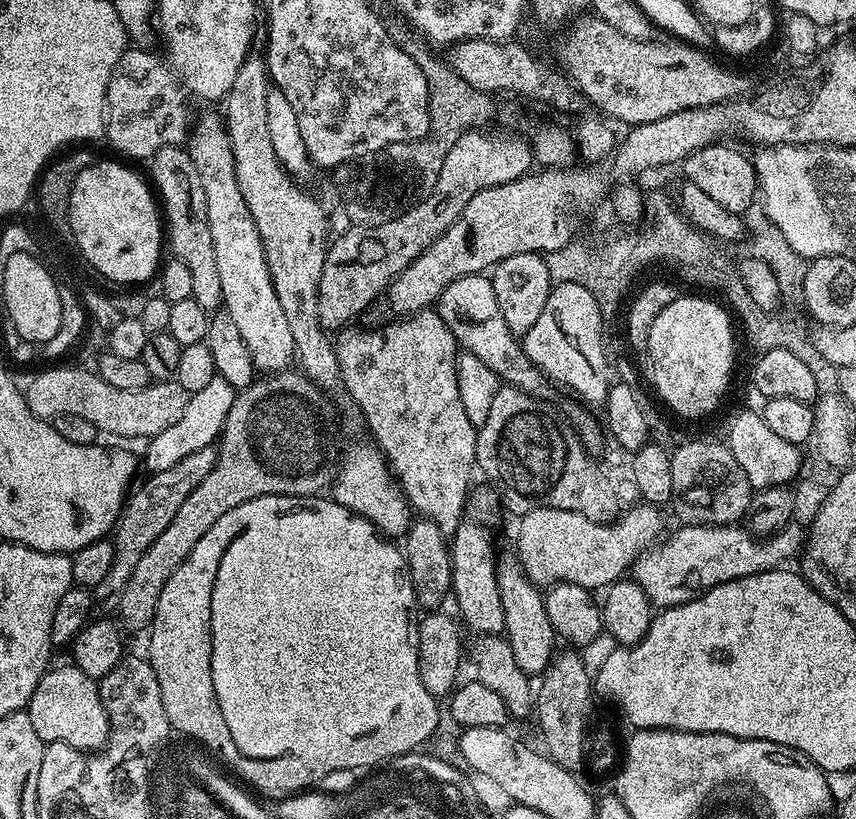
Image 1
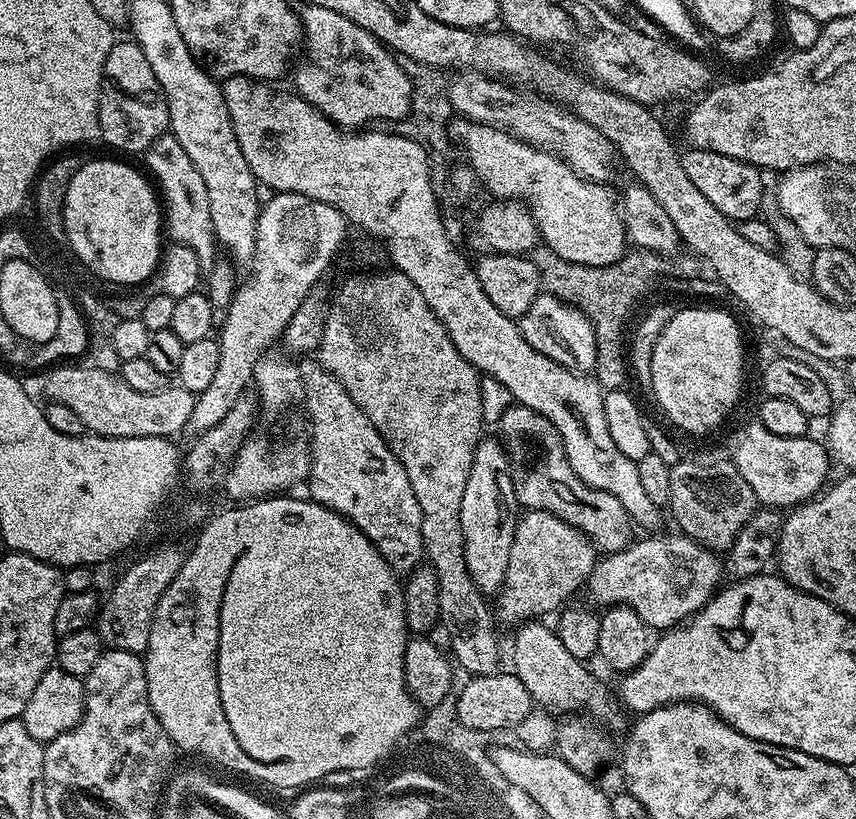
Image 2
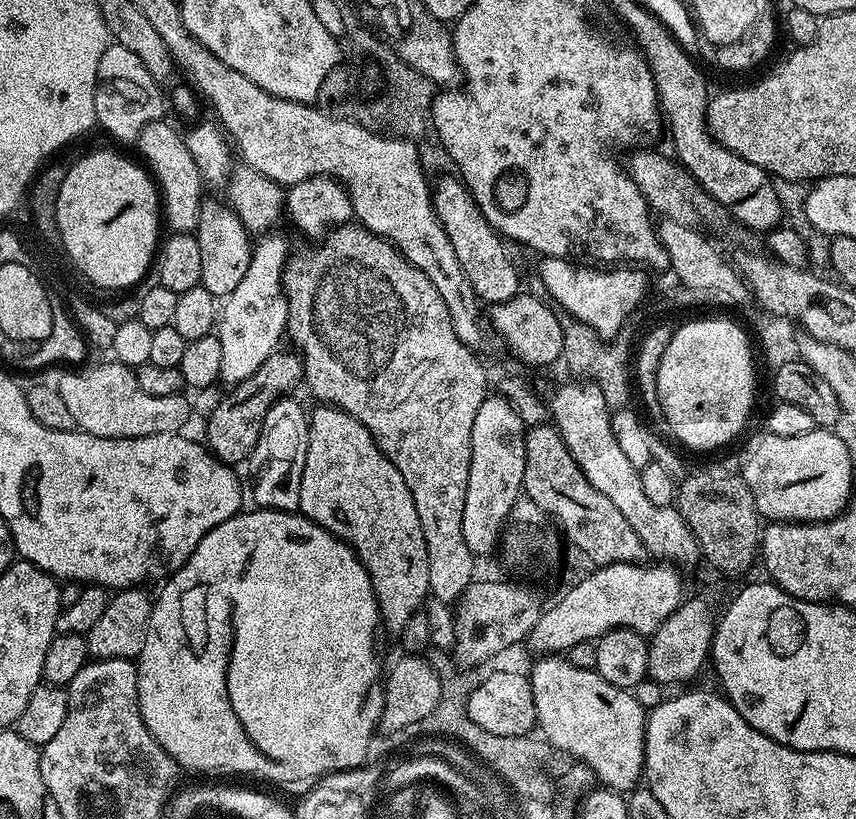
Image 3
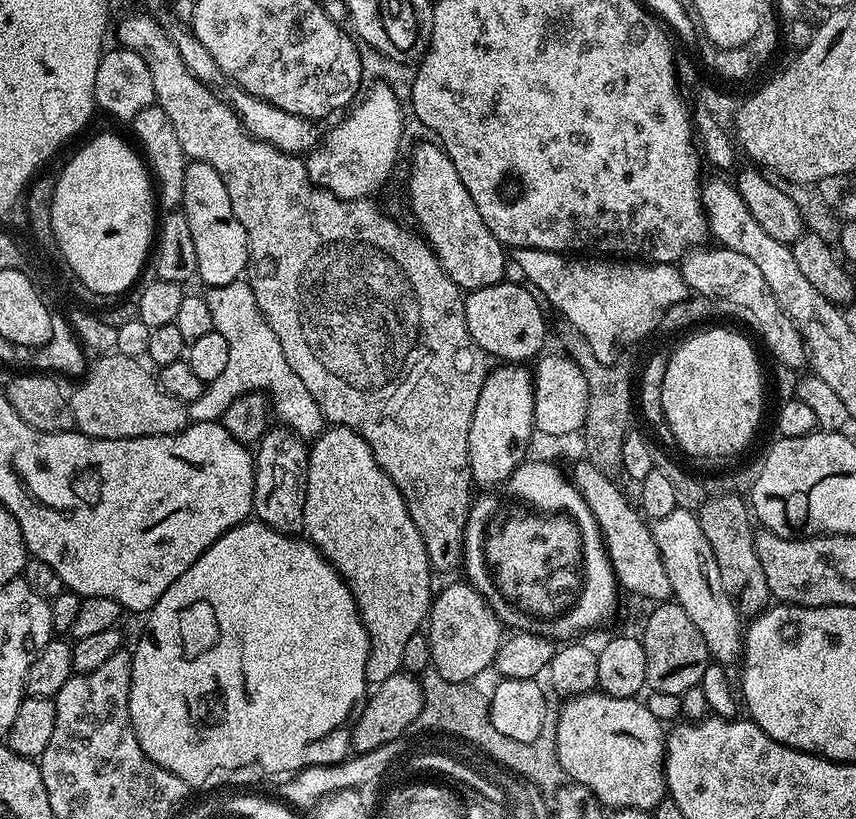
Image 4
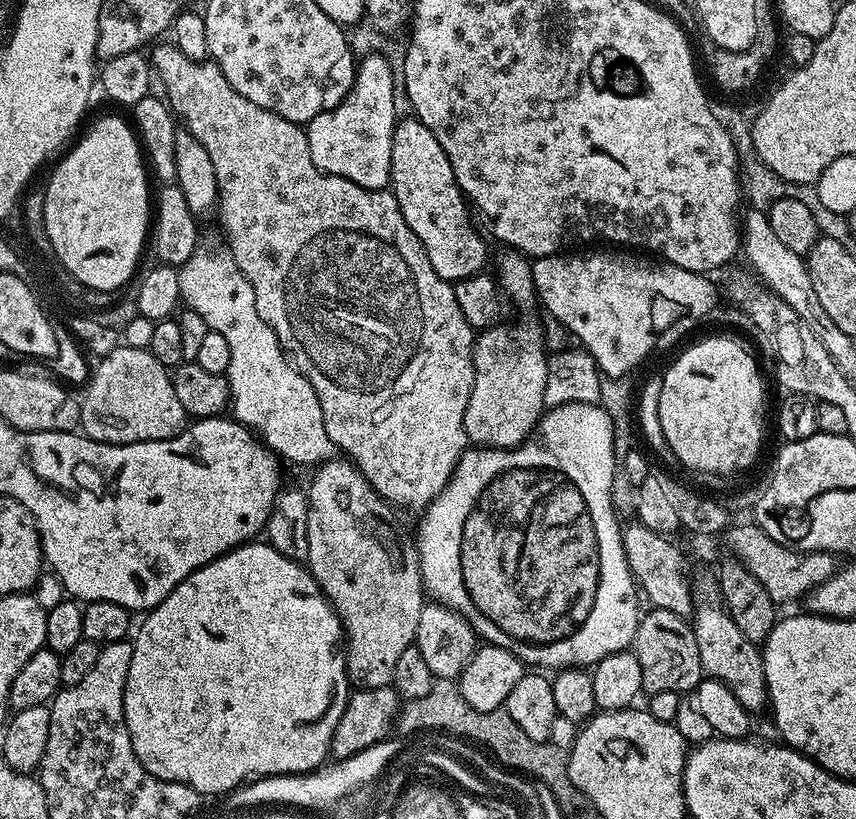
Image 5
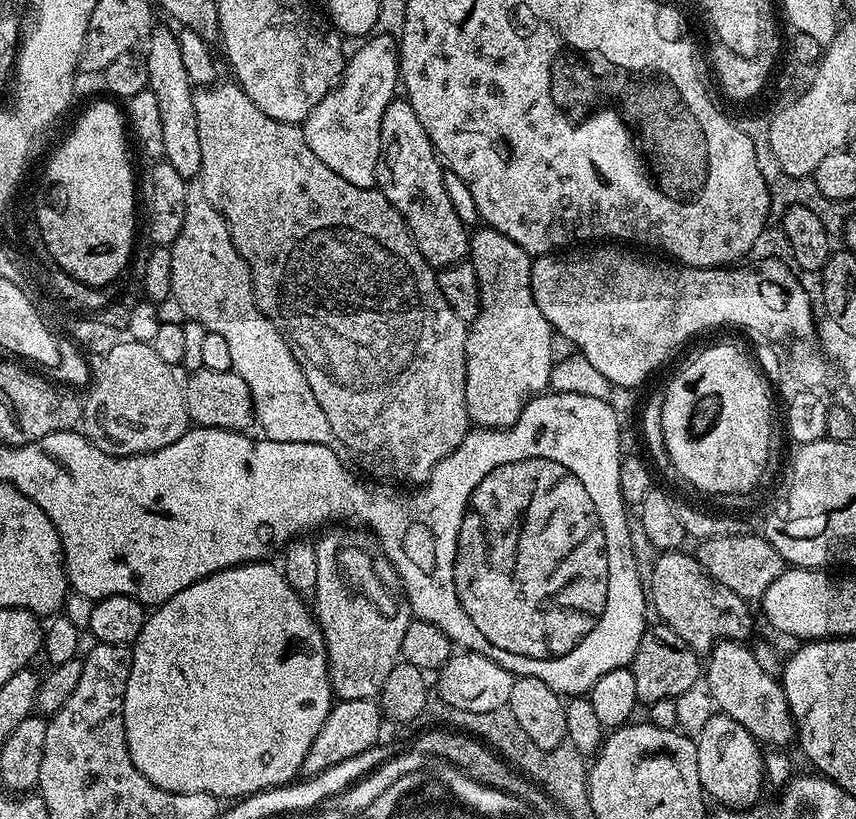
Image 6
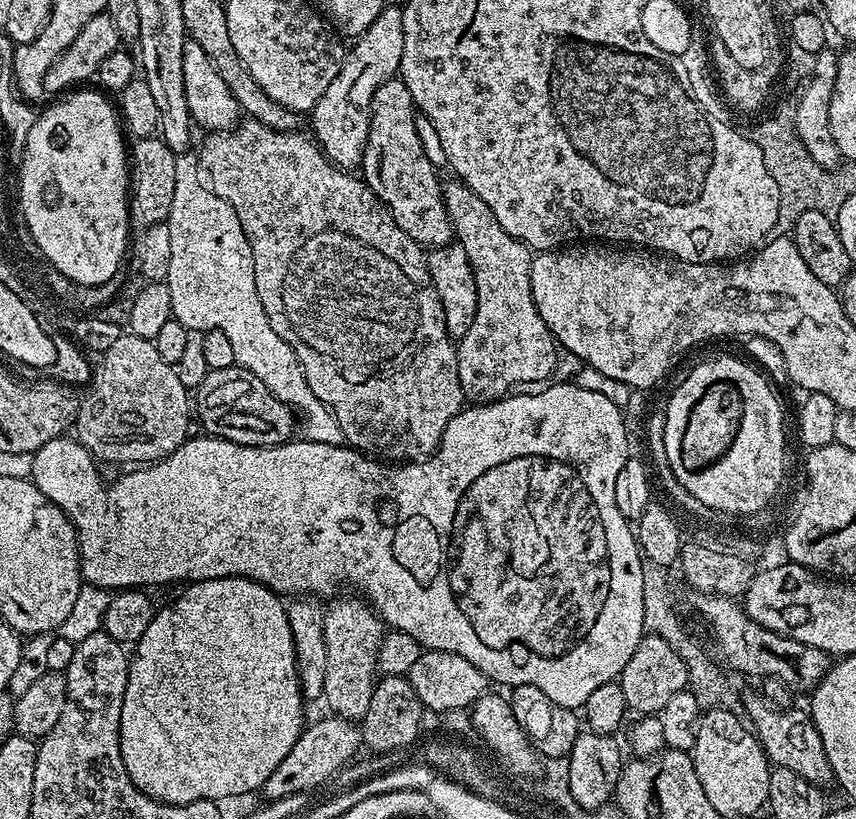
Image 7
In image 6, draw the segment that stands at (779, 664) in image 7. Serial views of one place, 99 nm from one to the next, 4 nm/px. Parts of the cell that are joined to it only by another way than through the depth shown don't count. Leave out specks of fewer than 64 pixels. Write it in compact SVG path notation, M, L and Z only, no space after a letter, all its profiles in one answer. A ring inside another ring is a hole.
M677 550L675 552L660 552L654 562L654 572L650 586L646 589L650 597L650 608L657 612L659 623L674 630L674 634L681 639L686 647L697 654L708 654L714 643L719 640L747 641L747 636L752 632L752 612L749 601L743 600L734 590L727 586L722 586L714 578L702 570L702 566L697 562L695 555L687 551Z

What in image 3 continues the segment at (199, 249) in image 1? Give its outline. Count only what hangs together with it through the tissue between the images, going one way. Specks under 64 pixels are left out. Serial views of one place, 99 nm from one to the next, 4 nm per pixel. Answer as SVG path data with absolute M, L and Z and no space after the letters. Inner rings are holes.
M167 119L150 122L150 126L146 126L142 134L138 134L134 148L140 151L139 159L146 165L147 171L158 185L163 223L167 227L169 224L172 232L195 233L200 206L206 194L203 192L204 188L206 189L206 181L200 175L198 162L194 162L194 154L190 154L186 146L185 133L179 132L174 125L168 123Z

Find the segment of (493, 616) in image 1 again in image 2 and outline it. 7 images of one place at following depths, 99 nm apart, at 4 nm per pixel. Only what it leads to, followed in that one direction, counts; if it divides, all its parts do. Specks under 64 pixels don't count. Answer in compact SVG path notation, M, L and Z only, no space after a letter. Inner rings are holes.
M481 439L474 450L474 462L470 466L470 478L466 478L466 494L462 494L460 511L466 570L481 593L499 593L504 584L517 519L518 505L512 472L508 468L508 454L499 439Z

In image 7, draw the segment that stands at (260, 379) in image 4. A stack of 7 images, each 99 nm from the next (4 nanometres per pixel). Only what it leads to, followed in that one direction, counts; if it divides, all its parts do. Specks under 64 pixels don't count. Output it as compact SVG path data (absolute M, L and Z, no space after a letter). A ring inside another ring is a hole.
M195 151L177 155L174 203L166 223L170 230L170 274L166 283L170 290L172 319L190 330L222 330L222 334L230 338L236 364L262 378L270 394L286 402L302 421L303 439L330 446L344 444L342 426L338 426L332 411L317 398L314 390L310 390L296 352L278 338L268 324L266 310L262 310L254 286L254 258L246 230L242 222L238 222L234 206L214 194Z

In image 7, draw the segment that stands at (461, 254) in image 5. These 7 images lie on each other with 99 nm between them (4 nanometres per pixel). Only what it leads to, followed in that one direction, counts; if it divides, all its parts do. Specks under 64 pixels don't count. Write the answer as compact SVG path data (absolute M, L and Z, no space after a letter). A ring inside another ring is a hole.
M393 78L378 86L372 103L368 141L364 147L362 179L390 210L394 222L398 222L398 226L406 230L406 234L410 234L410 238L414 238L414 242L418 242L421 248L431 250L453 243L454 233L450 218L446 214L442 180L436 177L436 172L432 169L432 160L424 149L424 140L420 137L419 130L416 129L416 120L418 121L416 105L412 103L410 90L406 90L402 81Z

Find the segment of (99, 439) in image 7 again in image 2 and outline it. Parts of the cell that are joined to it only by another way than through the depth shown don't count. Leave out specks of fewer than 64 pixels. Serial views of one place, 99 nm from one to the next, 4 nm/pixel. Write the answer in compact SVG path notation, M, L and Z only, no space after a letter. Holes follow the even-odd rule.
M56 366L47 373L48 381L44 384L44 392L49 397L47 398L53 404L61 404L66 406L70 410L74 410L74 414L78 414L78 418L82 418L85 429L89 433L98 436L113 436L114 438L146 438L147 436L166 436L169 438L175 437L175 432L185 431L188 428L190 422L190 414L194 414L194 402L197 397L193 393L187 392L185 388L179 386L169 386L162 389L161 392L155 392L154 394L138 394L138 390L134 390L130 386L126 386L126 382L122 382L122 378L115 371L107 372L104 368L68 368L72 366Z

